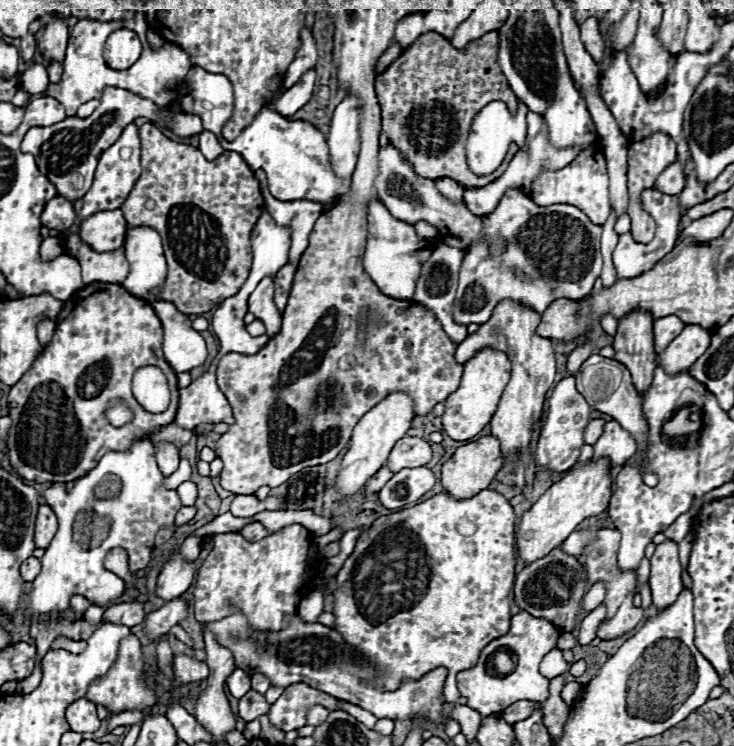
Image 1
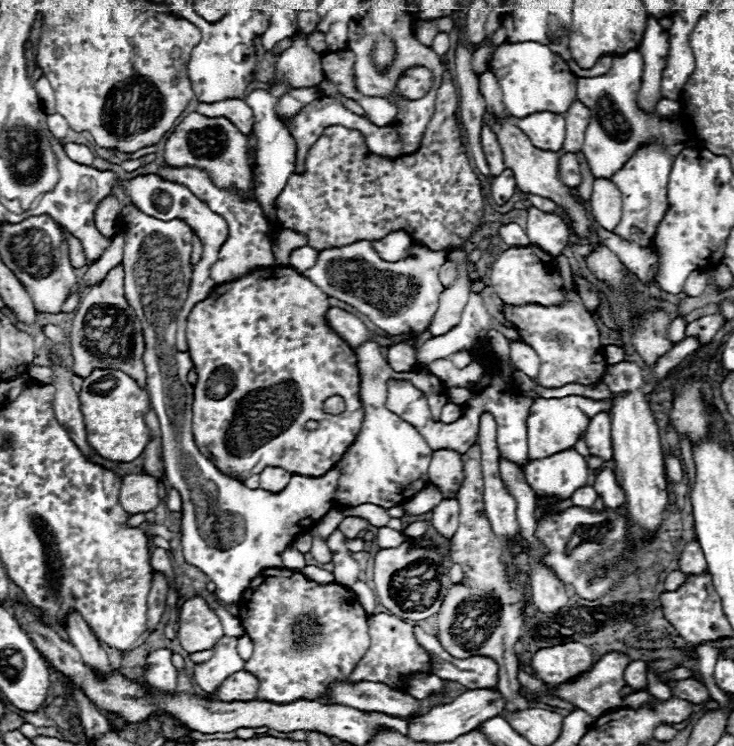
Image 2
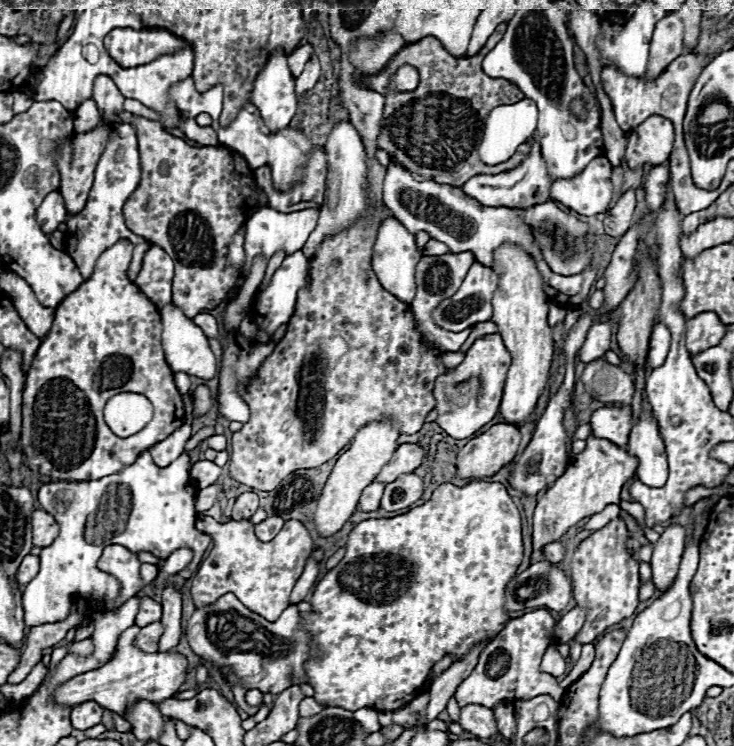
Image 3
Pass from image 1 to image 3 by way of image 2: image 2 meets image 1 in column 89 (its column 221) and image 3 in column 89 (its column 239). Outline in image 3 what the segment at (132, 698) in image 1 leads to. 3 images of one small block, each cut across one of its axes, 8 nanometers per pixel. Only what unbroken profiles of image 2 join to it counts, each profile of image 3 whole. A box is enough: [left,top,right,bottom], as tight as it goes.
[54,624,188,716]

